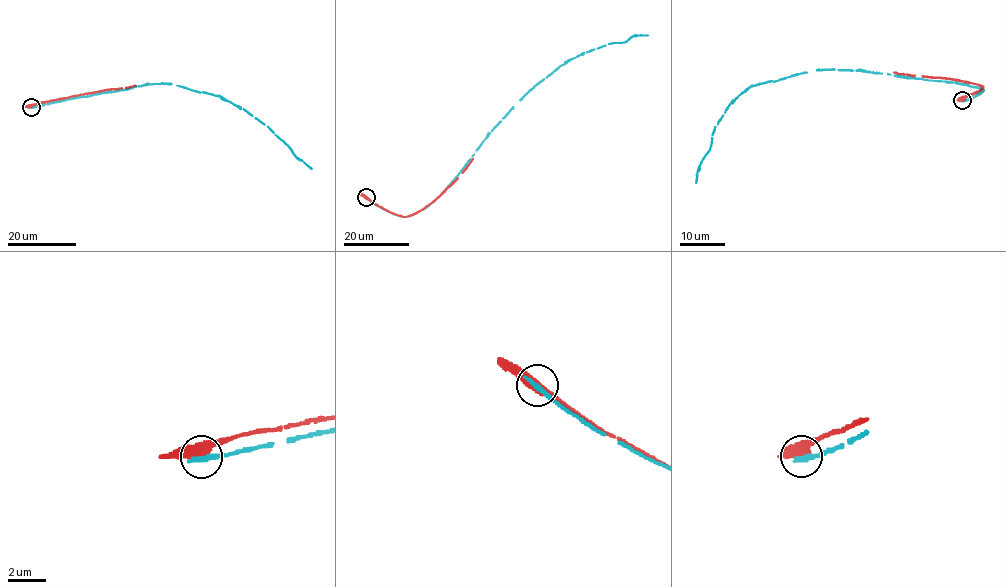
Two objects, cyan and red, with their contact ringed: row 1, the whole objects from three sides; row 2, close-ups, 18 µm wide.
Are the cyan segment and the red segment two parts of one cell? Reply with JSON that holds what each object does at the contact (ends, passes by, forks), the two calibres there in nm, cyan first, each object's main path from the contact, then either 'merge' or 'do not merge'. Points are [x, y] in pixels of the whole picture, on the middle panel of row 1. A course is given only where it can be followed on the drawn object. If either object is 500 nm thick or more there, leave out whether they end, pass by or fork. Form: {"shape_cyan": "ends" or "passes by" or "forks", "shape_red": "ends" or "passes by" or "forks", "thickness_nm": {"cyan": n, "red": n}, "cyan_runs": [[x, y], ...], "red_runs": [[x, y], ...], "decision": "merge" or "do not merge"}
{"shape_cyan": "ends", "shape_red": "passes by", "thickness_nm": {"cyan": 240, "red": 440}, "cyan_runs": [[366, 198], [402, 217], [429, 206], [507, 113], [541, 81], [584, 52], [624, 42], [634, 35], [648, 35]], "red_runs": [[366, 198], [397, 215], [412, 215], [432, 203], [473, 158]], "decision": "do not merge"}

